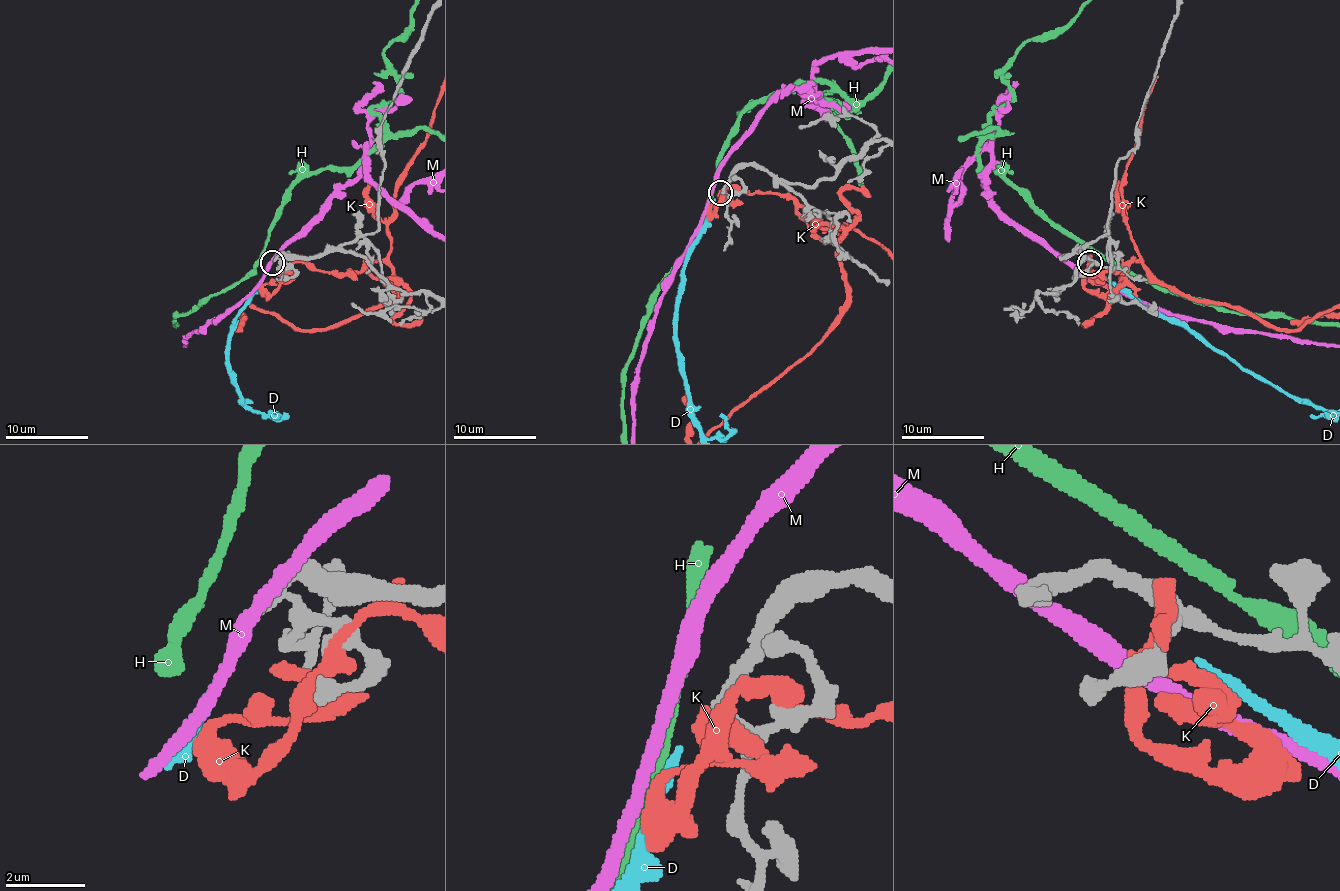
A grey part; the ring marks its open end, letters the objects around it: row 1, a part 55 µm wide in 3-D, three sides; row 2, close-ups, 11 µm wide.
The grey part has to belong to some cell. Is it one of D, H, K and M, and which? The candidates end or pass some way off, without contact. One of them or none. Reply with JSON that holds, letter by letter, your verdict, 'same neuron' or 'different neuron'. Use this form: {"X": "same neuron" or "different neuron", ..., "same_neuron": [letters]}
{"D": "same neuron", "H": "different neuron", "K": "different neuron", "M": "different neuron", "same_neuron": ["D"]}

